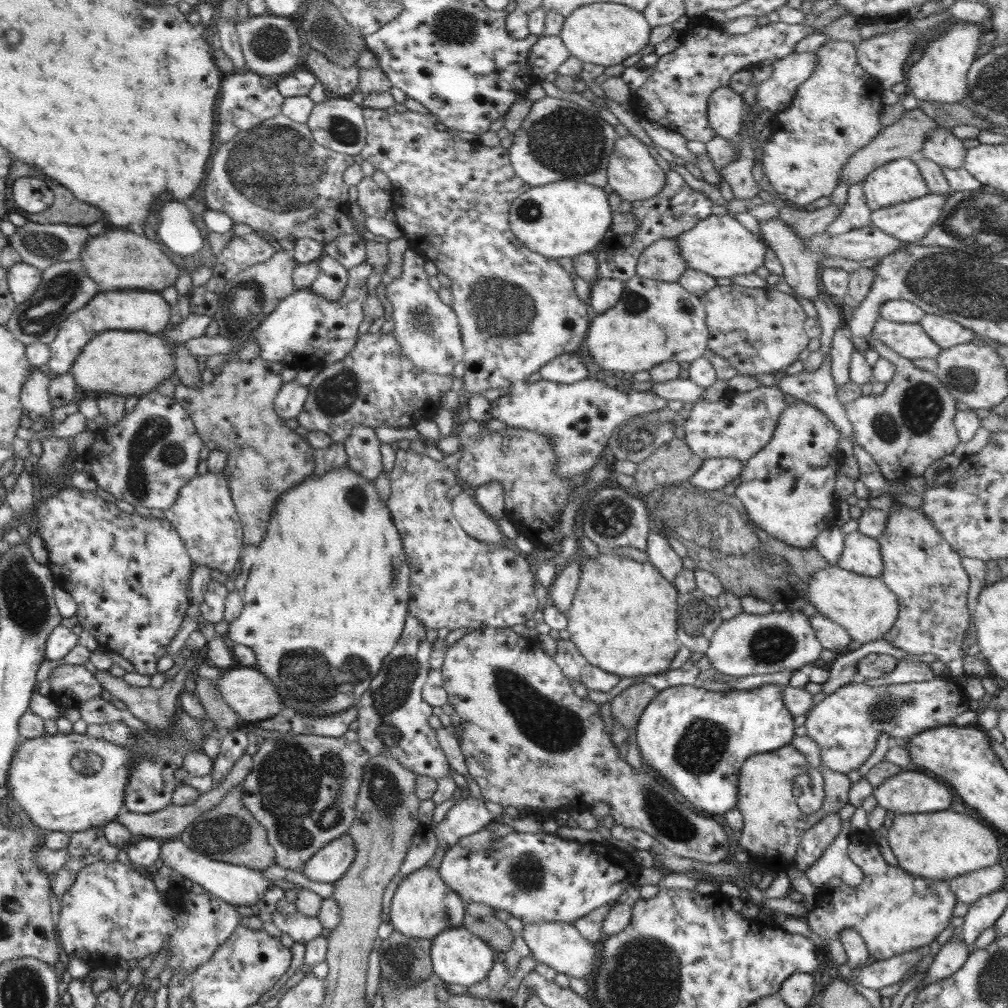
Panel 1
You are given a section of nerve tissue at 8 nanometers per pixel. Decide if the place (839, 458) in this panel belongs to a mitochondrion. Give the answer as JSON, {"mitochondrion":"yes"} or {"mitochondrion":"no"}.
{"mitochondrion":"no"}

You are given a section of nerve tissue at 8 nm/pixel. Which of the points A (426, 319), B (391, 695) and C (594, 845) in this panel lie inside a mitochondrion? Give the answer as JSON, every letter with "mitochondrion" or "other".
{"A":"mitochondrion","B":"mitochondrion","C":"other"}

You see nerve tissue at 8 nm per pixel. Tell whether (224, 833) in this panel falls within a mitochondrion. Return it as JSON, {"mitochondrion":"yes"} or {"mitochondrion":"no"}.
{"mitochondrion":"yes"}

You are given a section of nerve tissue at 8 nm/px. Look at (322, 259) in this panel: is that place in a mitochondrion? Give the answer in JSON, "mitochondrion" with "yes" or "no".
{"mitochondrion":"no"}

